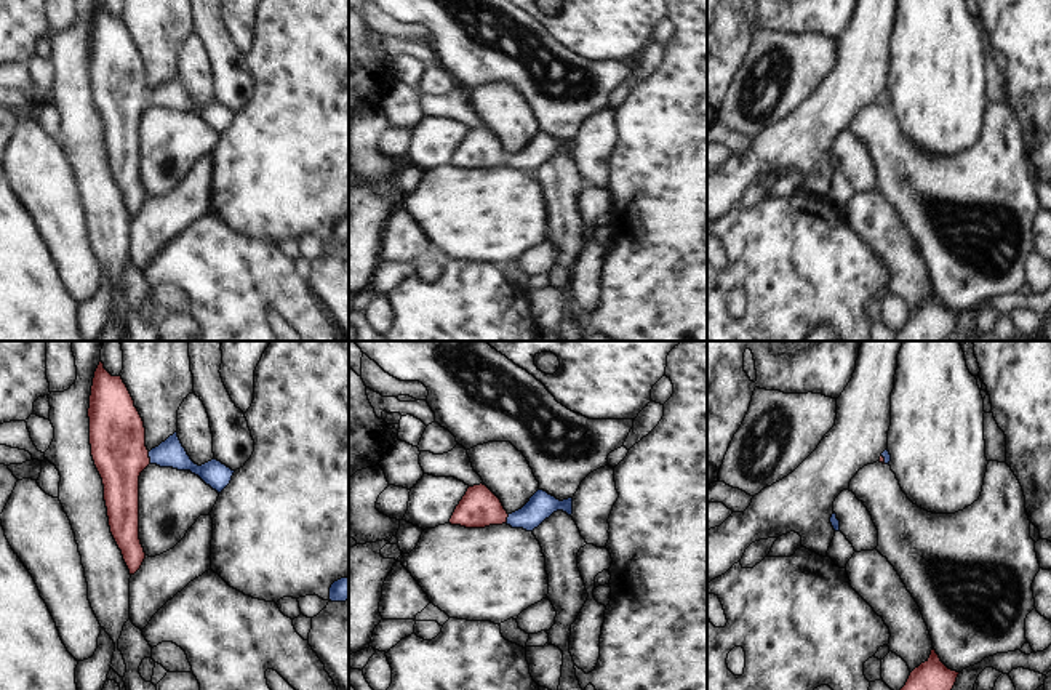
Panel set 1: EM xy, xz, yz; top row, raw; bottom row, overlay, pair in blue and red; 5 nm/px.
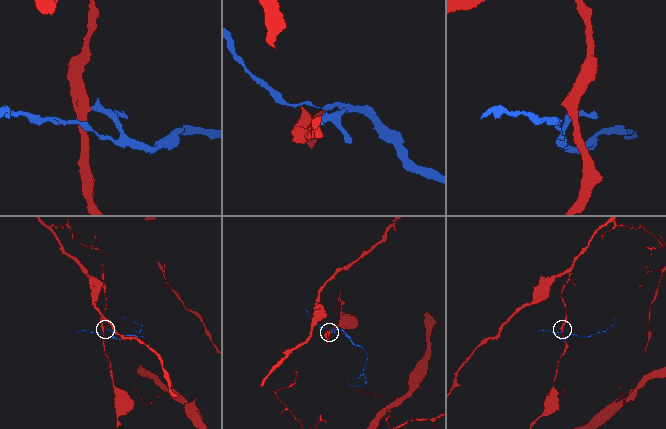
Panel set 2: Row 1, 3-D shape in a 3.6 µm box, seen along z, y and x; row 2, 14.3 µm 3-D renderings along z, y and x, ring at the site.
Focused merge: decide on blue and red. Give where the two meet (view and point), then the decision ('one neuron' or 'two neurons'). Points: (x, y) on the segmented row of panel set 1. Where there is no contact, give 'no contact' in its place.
xy (149, 457) | one neuron

